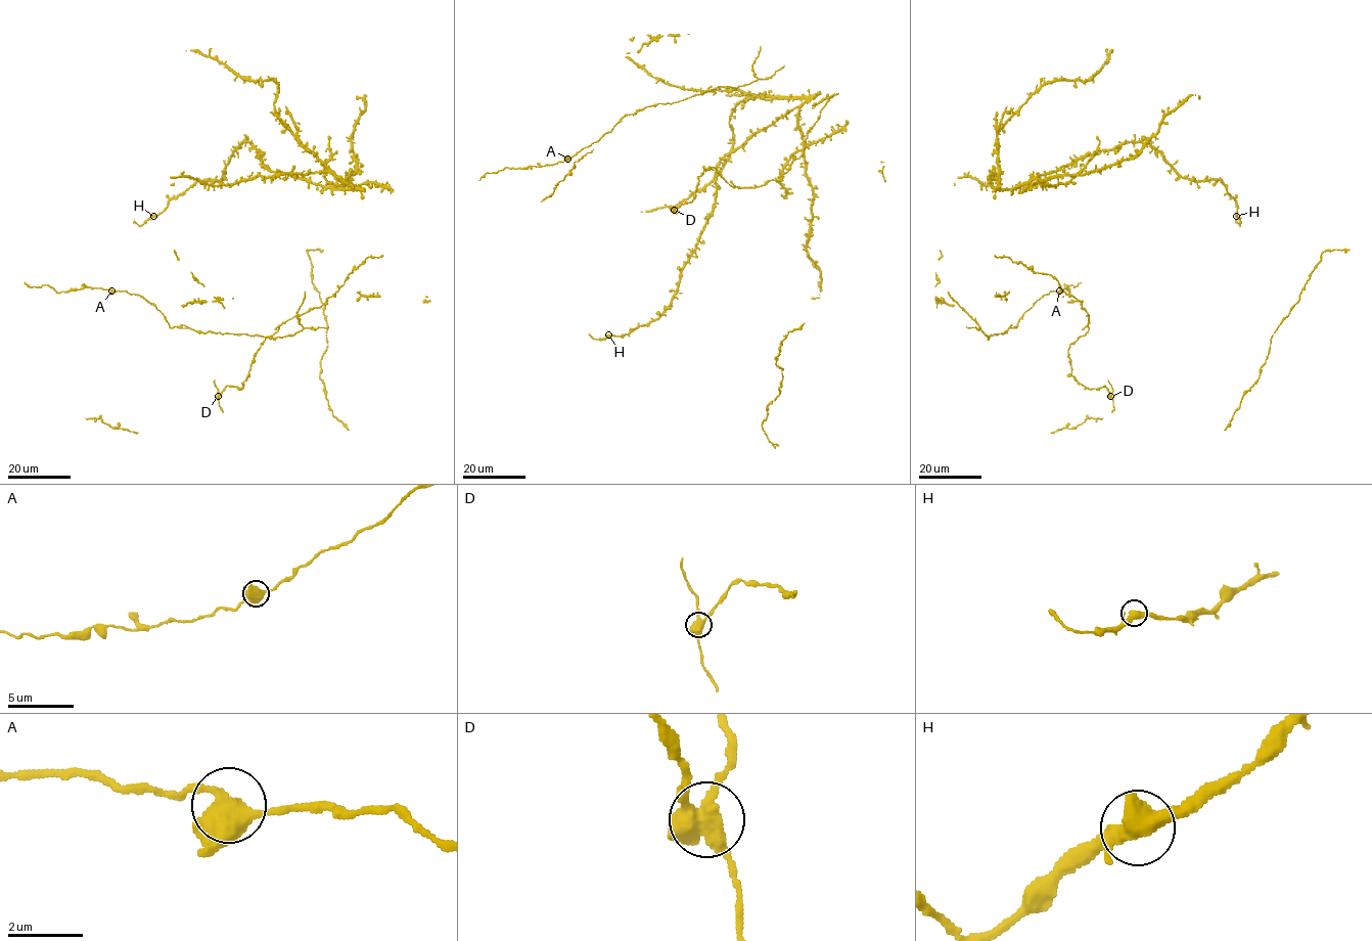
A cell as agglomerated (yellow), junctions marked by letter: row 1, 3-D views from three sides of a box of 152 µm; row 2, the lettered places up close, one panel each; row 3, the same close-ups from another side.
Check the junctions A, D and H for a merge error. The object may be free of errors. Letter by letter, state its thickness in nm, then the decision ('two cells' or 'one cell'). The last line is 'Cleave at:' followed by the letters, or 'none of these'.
A: 460 nm thick; one cell
D: 480 nm thick; two cells
H: 440 nm thick; one cell
Cleave at: D

